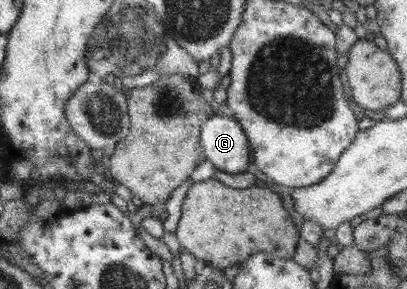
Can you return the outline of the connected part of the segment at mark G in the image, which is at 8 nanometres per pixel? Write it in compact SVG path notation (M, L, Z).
M214 114L200 127L200 145L206 159L225 173L247 172L252 157L245 131L232 117Z

